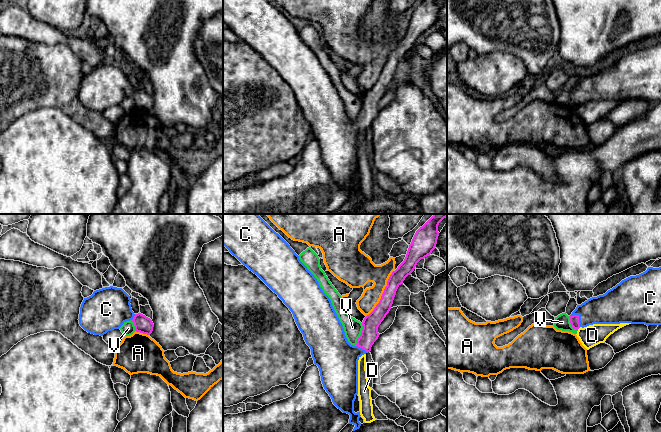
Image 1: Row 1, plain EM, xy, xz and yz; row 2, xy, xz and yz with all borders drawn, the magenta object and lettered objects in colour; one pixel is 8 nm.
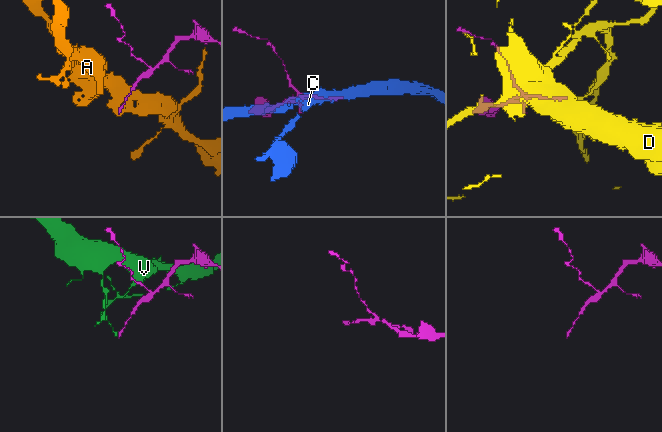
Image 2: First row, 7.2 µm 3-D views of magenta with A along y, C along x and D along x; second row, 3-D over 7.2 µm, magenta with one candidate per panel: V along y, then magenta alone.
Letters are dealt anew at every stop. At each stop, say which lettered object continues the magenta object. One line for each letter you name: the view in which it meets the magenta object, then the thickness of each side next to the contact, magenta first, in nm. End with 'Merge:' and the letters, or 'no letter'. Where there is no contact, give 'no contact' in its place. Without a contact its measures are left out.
C: yz | 80/240 nm
Merge: C

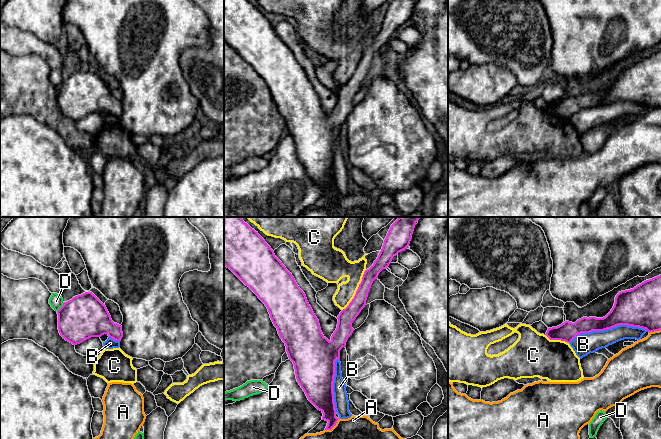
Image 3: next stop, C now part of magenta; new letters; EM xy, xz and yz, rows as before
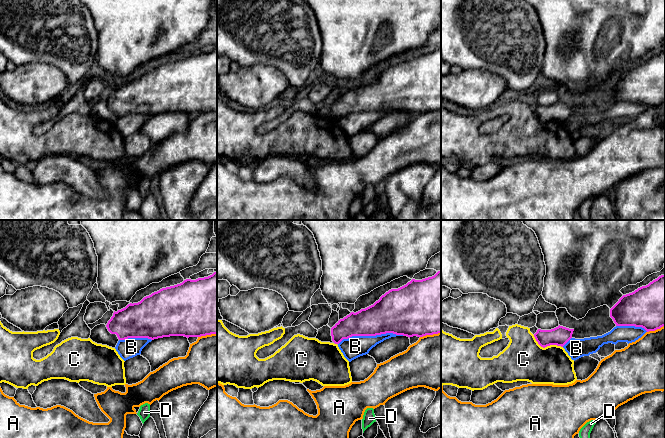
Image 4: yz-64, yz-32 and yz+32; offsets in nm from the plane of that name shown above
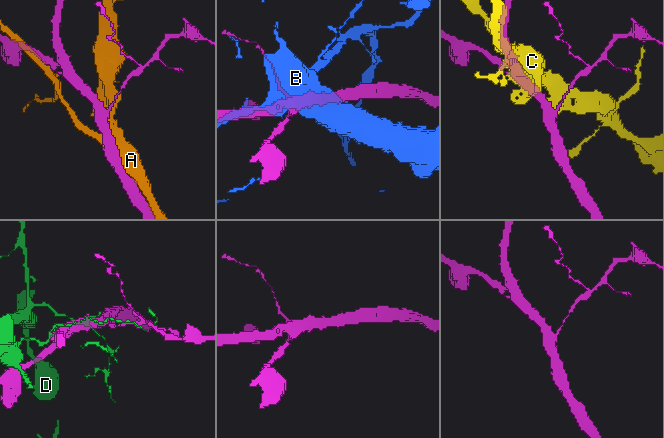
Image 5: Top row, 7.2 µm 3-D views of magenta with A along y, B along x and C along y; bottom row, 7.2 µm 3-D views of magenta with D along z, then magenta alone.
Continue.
Merge: no letter

